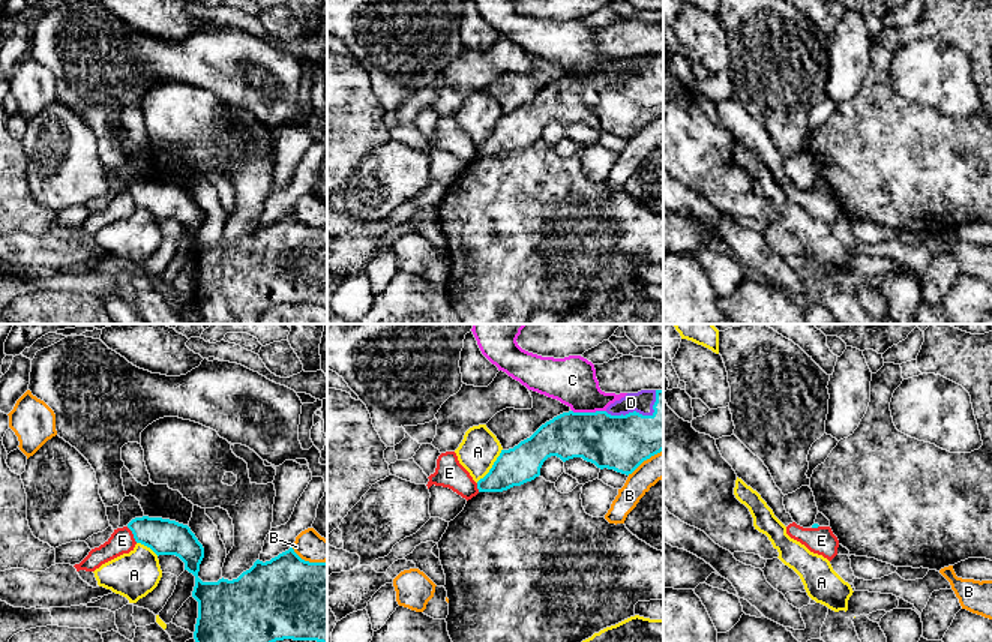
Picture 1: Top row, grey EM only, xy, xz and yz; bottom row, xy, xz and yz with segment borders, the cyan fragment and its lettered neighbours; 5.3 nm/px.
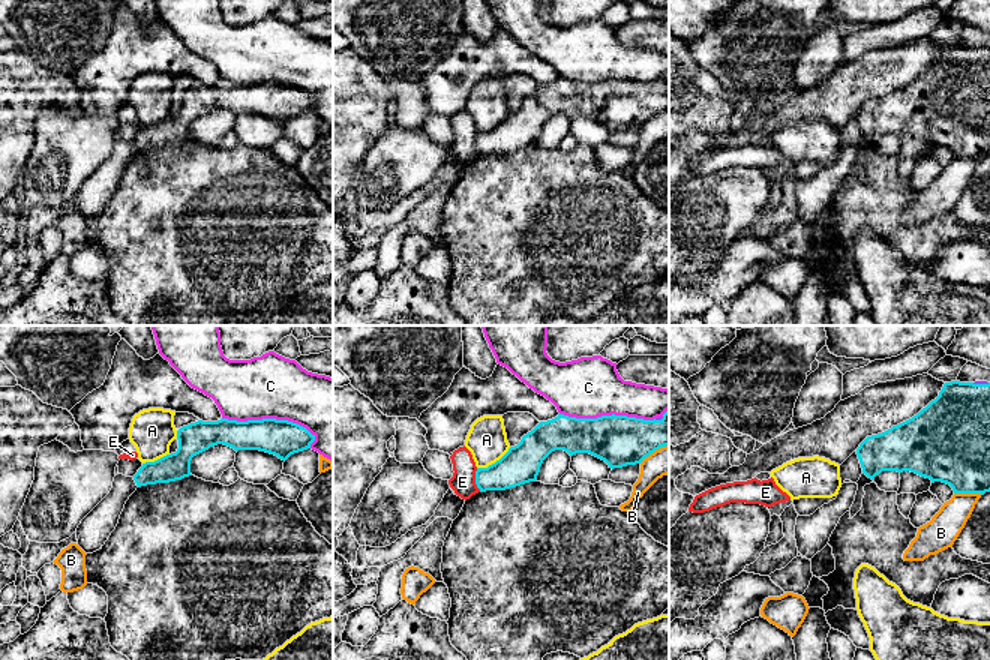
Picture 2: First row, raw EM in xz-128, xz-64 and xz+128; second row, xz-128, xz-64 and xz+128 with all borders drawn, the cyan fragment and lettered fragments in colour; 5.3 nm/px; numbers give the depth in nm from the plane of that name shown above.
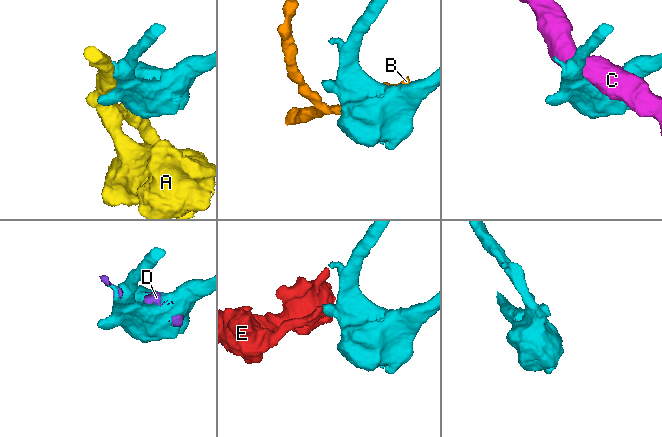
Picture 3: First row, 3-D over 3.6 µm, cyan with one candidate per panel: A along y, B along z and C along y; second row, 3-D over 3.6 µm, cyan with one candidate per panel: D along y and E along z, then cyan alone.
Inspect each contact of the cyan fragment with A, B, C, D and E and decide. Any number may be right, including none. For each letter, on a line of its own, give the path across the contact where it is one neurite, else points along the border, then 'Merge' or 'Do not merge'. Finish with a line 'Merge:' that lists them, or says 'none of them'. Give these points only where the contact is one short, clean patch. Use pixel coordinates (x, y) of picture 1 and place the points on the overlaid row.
A: Do not merge
B: Do not merge
C: Do not merge
D: Merge
E: Boundary: xy (126, 527), (137, 542). Do not merge
Merge: D

